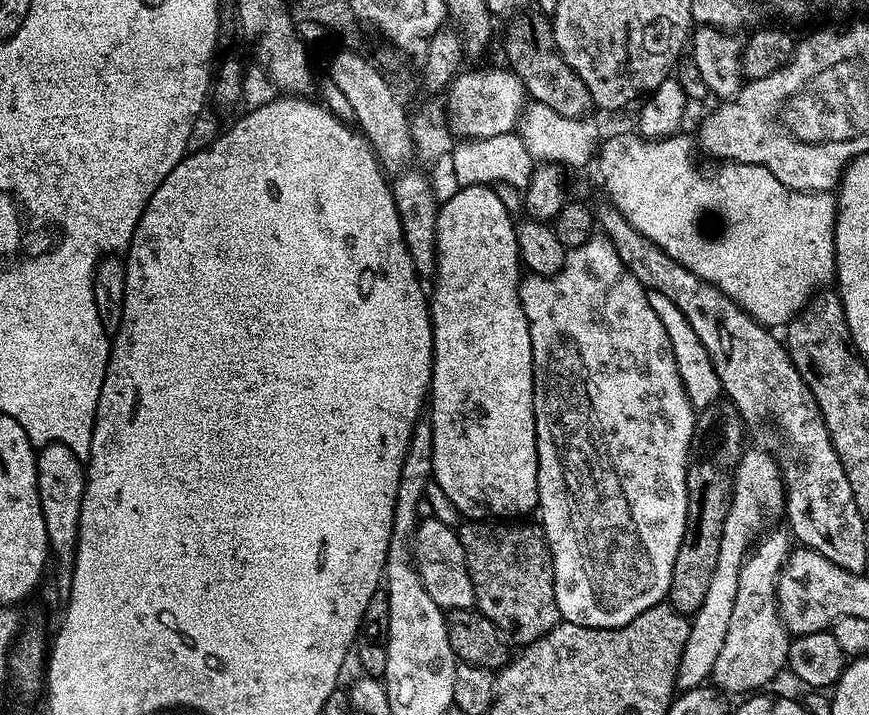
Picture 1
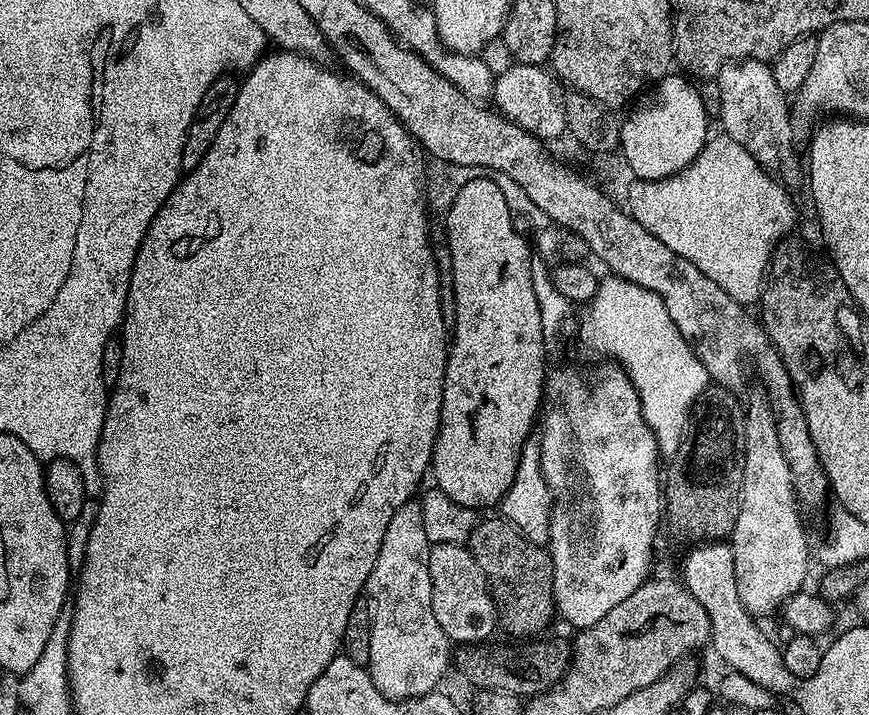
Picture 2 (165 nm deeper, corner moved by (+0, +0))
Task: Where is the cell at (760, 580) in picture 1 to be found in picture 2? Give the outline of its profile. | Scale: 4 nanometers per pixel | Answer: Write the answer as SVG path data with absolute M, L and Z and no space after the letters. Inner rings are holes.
M762 390L752 393L746 400L744 418L744 481L742 482L742 490L740 491L740 509L738 510L738 522L734 526L730 543L732 545L732 553L734 554L734 578L738 582L738 598L742 602L742 606L746 606L746 610L752 613L753 617L768 616L772 611L783 606L795 592L801 591L805 587L804 579L808 576L808 556L810 560L810 548L808 552L808 536L804 533L804 528L800 525L800 512L798 501L796 499L796 487L792 481L792 471L790 470L788 459L785 458L785 452L782 450L781 439L778 438L776 414L767 397L767 393Z

